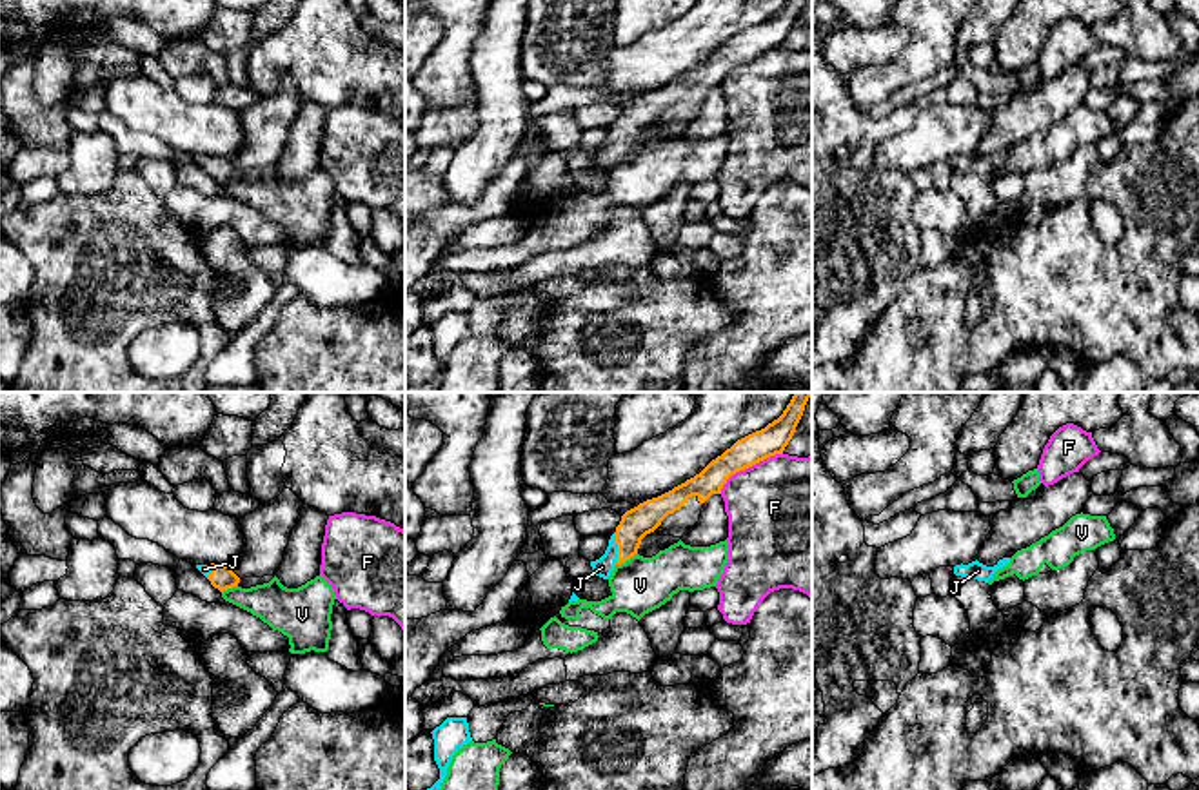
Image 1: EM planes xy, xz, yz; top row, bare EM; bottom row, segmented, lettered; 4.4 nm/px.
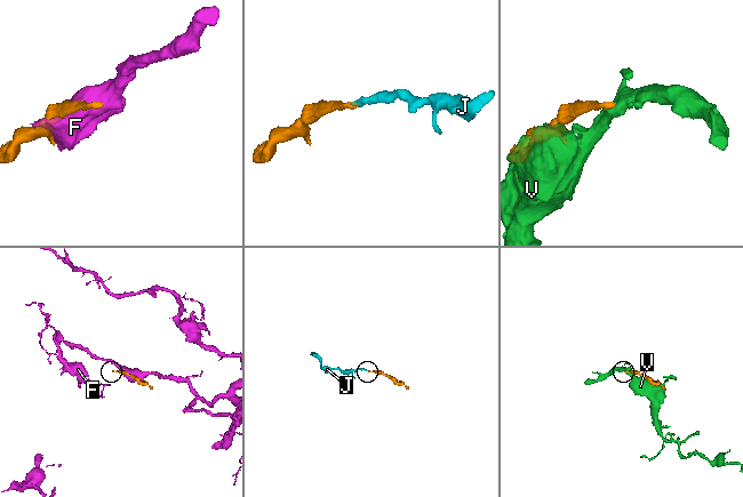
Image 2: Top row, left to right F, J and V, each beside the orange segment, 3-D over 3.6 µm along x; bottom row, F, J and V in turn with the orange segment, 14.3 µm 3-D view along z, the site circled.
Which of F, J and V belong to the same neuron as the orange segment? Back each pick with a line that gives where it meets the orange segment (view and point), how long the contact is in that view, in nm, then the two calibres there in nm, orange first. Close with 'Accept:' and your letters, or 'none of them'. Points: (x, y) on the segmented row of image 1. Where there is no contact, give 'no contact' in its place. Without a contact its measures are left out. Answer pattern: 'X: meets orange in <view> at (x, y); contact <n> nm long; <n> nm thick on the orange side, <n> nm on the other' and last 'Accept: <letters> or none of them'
J: meets orange in xz at (618, 549); contact 140 nm long; 140 nm thick on the orange side, 90 nm on the other
Accept: J

